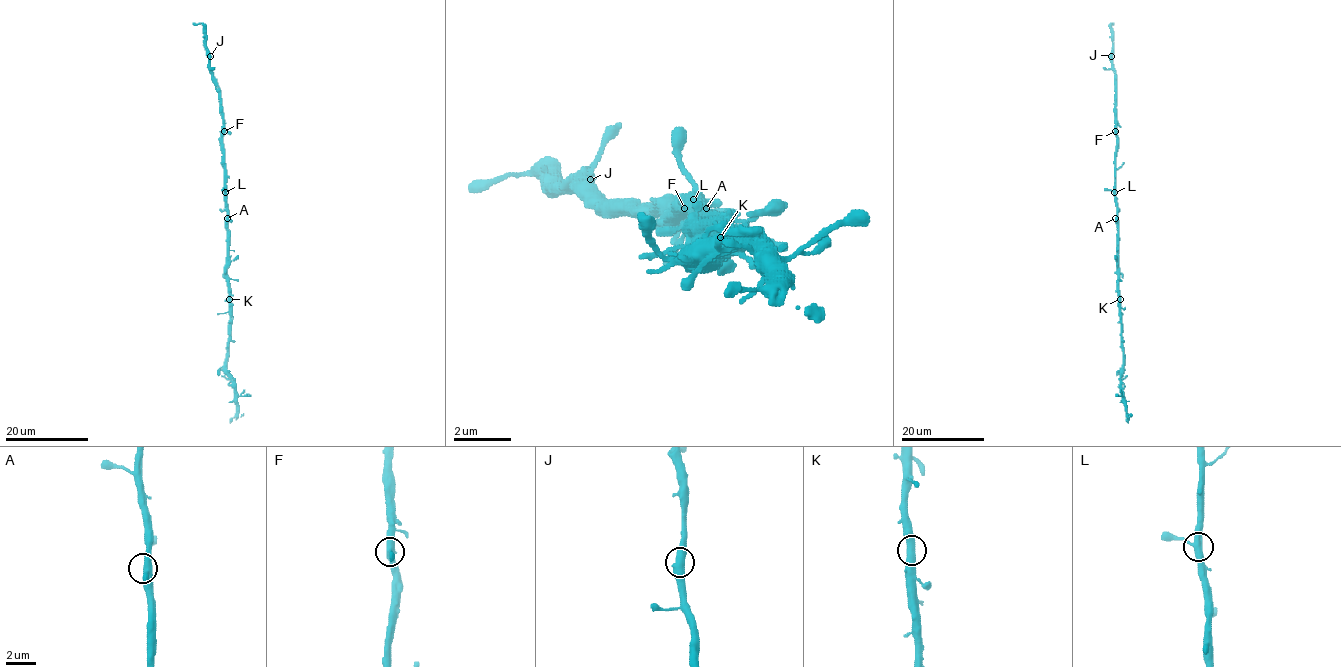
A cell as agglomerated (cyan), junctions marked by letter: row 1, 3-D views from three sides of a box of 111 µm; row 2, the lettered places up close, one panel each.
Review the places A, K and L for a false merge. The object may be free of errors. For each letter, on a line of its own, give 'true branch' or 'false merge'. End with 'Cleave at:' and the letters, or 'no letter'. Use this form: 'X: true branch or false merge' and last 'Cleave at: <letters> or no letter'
A: true branch
K: true branch
L: true branch
Cleave at: no letter

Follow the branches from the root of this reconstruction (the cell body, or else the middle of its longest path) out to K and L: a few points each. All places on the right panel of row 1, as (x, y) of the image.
K: (1118, 218), (1120, 299)
L: (1118, 218), (1114, 192)

